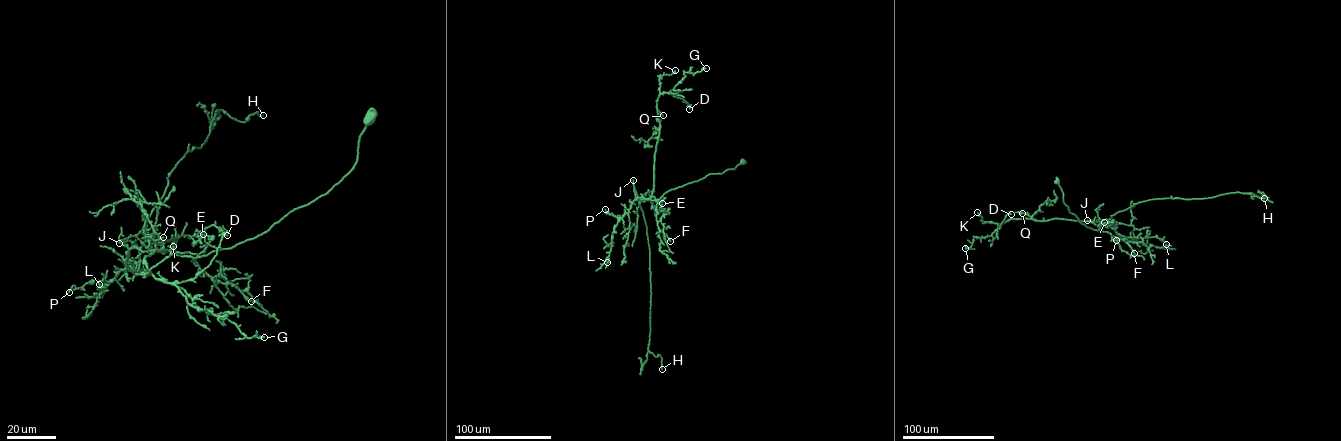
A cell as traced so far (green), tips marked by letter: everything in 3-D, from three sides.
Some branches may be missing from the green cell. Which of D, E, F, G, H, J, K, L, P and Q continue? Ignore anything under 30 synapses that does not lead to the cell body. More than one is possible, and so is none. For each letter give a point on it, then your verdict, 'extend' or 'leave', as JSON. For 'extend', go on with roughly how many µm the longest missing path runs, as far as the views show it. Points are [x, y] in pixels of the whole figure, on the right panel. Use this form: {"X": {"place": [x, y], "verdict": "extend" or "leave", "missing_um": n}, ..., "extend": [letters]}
{"D": {"place": [1011, 214], "verdict": "leave"}, "E": {"place": [1104, 222], "verdict": "leave"}, "F": {"place": [1134, 253], "verdict": "extend", "missing_um": 20}, "G": {"place": [965, 248], "verdict": "leave"}, "H": {"place": [1264, 198], "verdict": "extend", "missing_um": 60}, "J": {"place": [1087, 220], "verdict": "leave"}, "K": {"place": [977, 212], "verdict": "leave"}, "L": {"place": [1166, 244], "verdict": "leave"}, "P": {"place": [1116, 240], "verdict": "leave"}, "Q": {"place": [1022, 213], "verdict": "leave"}, "extend": ["F", "H"]}

